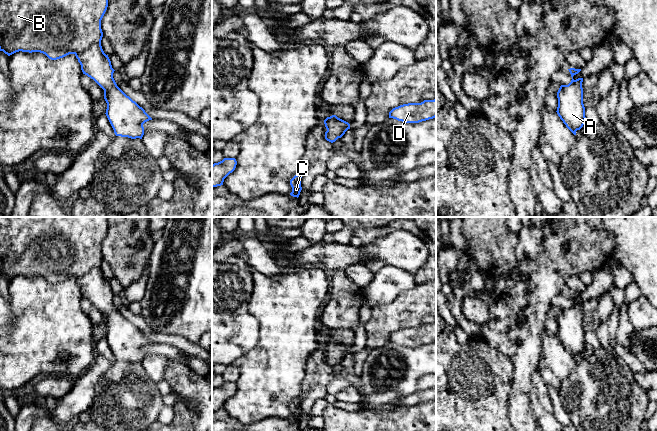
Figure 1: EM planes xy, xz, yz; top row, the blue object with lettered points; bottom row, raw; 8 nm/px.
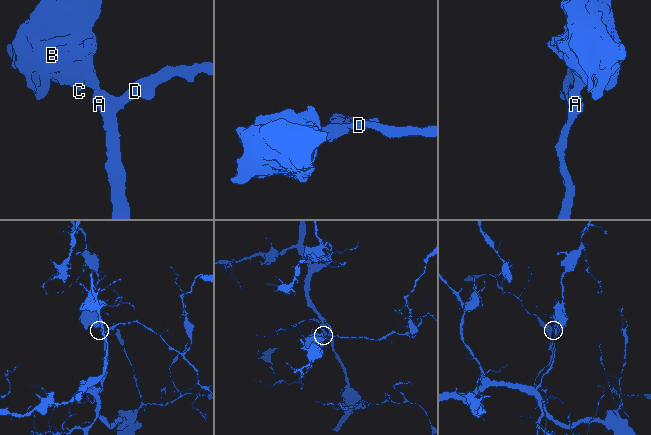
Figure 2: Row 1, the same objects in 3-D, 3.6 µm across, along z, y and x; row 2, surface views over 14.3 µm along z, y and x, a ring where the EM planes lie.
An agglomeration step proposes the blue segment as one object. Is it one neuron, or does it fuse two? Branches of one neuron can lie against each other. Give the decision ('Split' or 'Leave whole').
Leave whole

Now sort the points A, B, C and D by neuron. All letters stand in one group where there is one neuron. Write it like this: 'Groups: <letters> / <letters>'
Groups: A B C D

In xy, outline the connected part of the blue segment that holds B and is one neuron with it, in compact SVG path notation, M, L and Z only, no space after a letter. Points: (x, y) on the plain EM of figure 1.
M0 217L0 275L8 280L22 276L40 276L51 284L74 278L83 298L93 303L103 314L107 327L106 340L116 360L131 363L144 359L143 348L152 342L116 308L111 285L102 273L101 244L108 231L108 217Z

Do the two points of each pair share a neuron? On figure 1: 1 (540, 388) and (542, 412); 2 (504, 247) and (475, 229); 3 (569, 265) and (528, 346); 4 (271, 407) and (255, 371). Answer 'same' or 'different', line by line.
1: same
2: same
3: same
4: same

